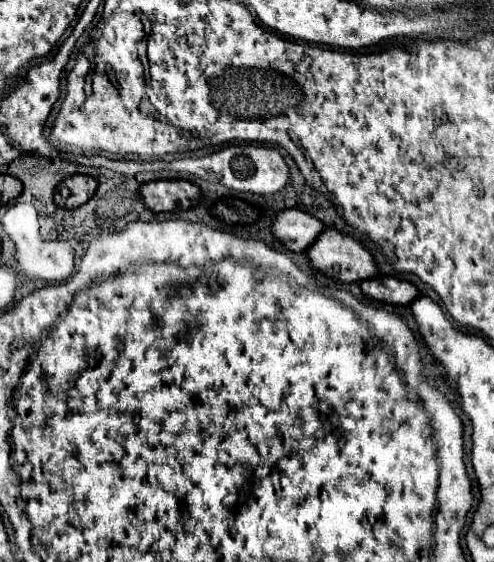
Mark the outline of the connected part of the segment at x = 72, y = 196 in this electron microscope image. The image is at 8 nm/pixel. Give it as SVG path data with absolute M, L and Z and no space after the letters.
M75 174L75 176L69 176L65 178L55 194L53 194L53 200L57 206L61 208L77 208L81 204L85 204L97 190L97 180L93 176L81 176L81 174Z

